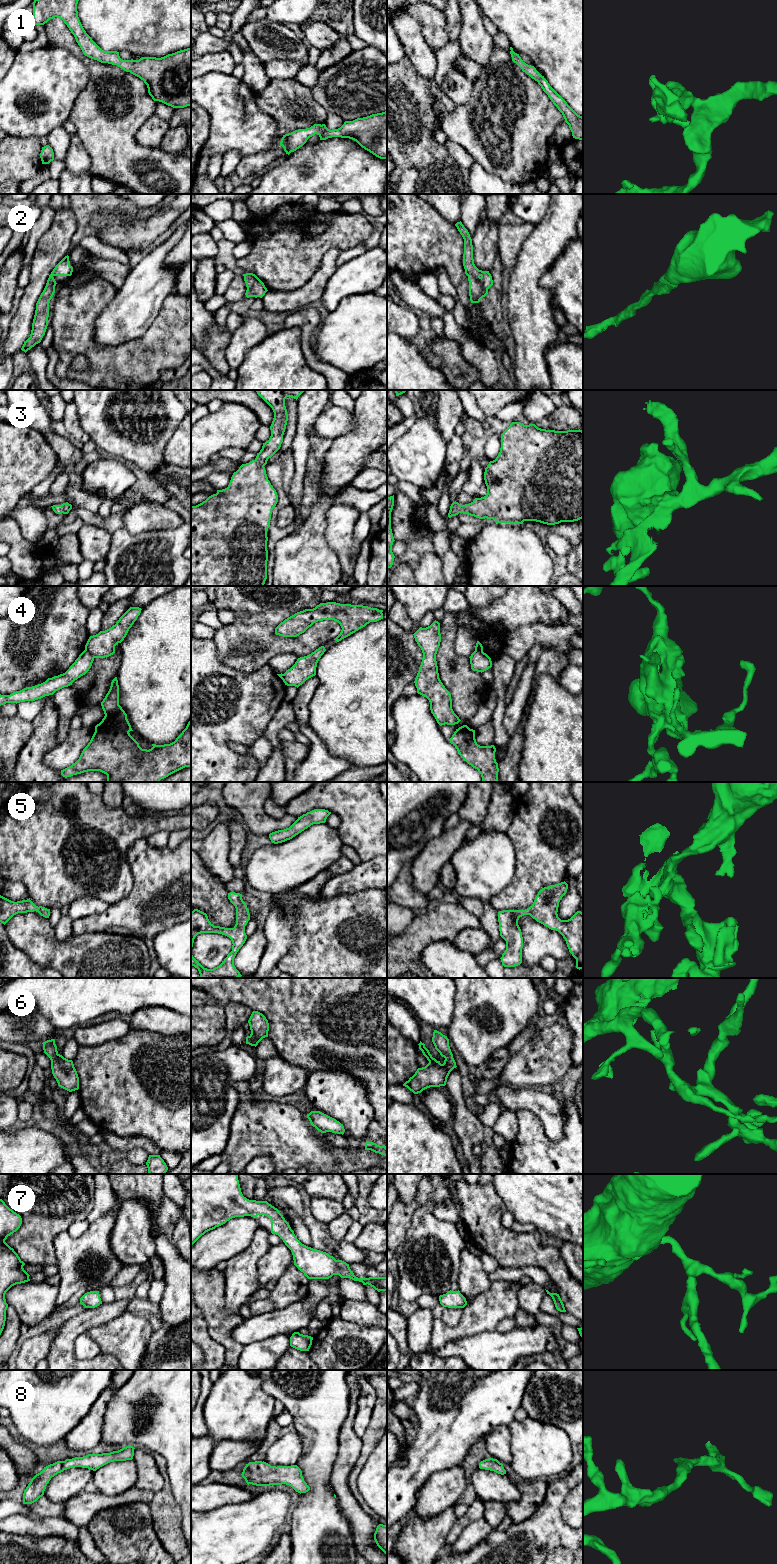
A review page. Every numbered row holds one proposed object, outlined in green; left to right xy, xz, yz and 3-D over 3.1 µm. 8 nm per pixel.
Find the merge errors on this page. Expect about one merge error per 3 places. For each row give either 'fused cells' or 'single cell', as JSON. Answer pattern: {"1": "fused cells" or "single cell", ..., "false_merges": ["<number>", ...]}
{"1": "single cell", "2": "single cell", "3": "single cell", "4": "fused cells", "5": "single cell", "6": "single cell", "7": "single cell", "8": "single cell", "false_merges": ["4"]}

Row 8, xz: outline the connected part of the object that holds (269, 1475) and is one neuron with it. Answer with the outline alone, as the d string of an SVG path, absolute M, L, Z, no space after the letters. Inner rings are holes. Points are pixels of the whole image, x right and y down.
M264 1461L249 1462L244 1467L241 1475L248 1485L270 1486L286 1484L300 1494L310 1490L310 1487L304 1481L301 1469L297 1465L276 1467Z

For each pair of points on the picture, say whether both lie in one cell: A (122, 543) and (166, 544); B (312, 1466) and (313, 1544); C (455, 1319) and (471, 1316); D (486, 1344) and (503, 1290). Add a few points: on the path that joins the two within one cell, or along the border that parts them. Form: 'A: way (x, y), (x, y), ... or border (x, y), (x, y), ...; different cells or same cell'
A: way (133, 544), (155, 544); same cell
B: way (316, 1485), (316, 1525); same cell
C: border (463, 1308), (456, 1325), (448, 1326), (440, 1318); different cells
D: border (495, 1329), (467, 1337); different cells

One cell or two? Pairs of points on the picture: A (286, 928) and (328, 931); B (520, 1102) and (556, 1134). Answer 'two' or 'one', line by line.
A: two
B: one

